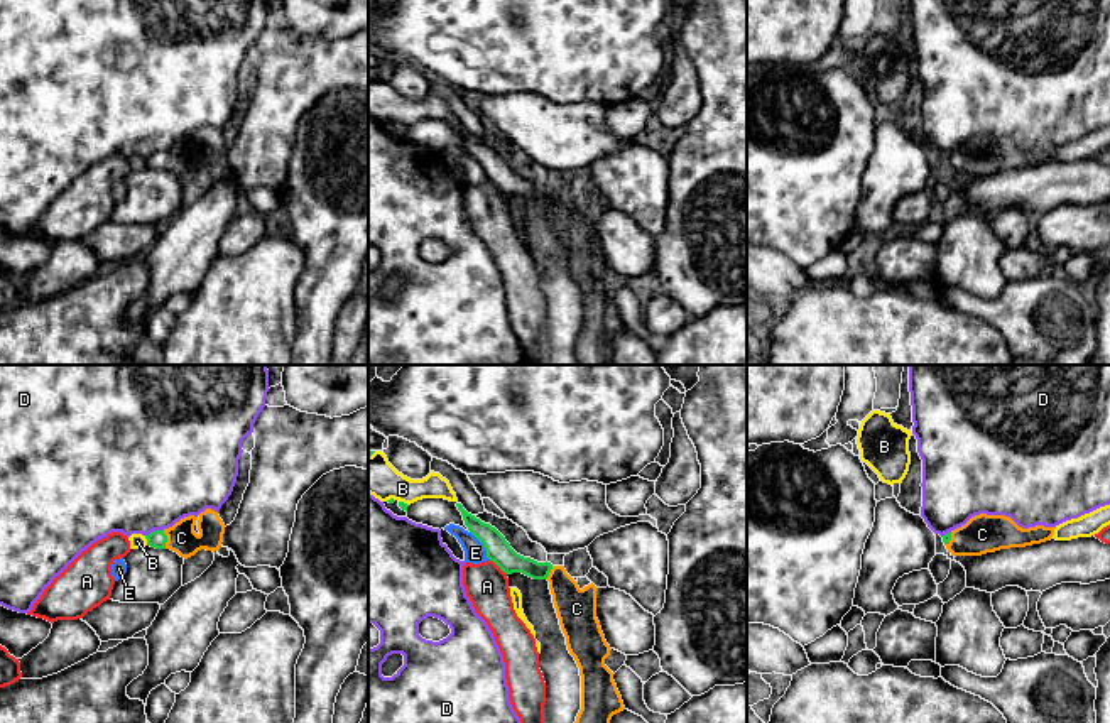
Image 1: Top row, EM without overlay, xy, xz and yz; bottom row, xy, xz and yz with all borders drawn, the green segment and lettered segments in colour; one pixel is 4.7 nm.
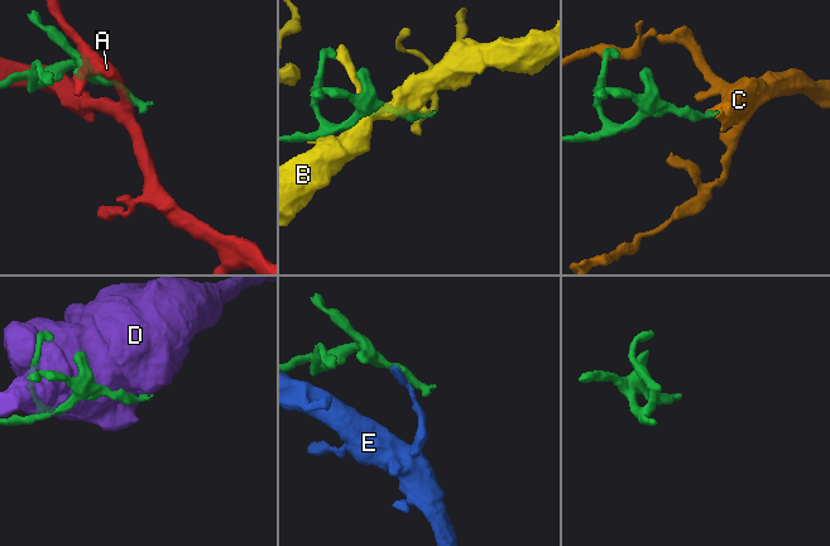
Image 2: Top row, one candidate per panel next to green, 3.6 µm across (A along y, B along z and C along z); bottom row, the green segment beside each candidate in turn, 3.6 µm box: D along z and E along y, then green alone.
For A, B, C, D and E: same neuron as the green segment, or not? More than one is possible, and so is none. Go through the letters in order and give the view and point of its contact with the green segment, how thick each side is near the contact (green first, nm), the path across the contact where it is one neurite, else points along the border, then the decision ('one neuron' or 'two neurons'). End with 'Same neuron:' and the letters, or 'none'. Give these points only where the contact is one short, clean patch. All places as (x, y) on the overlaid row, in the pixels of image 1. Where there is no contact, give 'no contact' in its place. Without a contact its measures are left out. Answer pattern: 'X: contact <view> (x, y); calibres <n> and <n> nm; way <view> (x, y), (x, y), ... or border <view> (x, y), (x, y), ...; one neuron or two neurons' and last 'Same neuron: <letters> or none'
A: contact xz (499, 566); calibres 120 and 200 nm; two neurons
B: contact xy (147, 541); calibres 90 and 80 nm; two neurons
C: contact xy (166, 539); calibres 90 and 140 nm; way xy (157, 539), (166, 539), (181, 538); one neuron
D: contact xy (154, 531); calibres 90 and 500 nm; two neurons
E: contact xz (482, 543); calibres 120 and 100 nm; two neurons
Same neuron: C

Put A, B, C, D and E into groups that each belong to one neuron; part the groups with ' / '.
A / B / C / D / E

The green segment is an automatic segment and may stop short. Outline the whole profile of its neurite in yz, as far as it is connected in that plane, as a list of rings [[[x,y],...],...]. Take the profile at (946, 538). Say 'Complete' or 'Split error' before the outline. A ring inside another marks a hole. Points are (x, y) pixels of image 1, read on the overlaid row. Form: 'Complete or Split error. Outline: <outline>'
Split error. Outline: [[[980,514],[965,525],[943,535],[951,556],[982,556],[1010,547],[1041,544],[1054,535],[1056,527],[1019,527],[1010,517]]]

